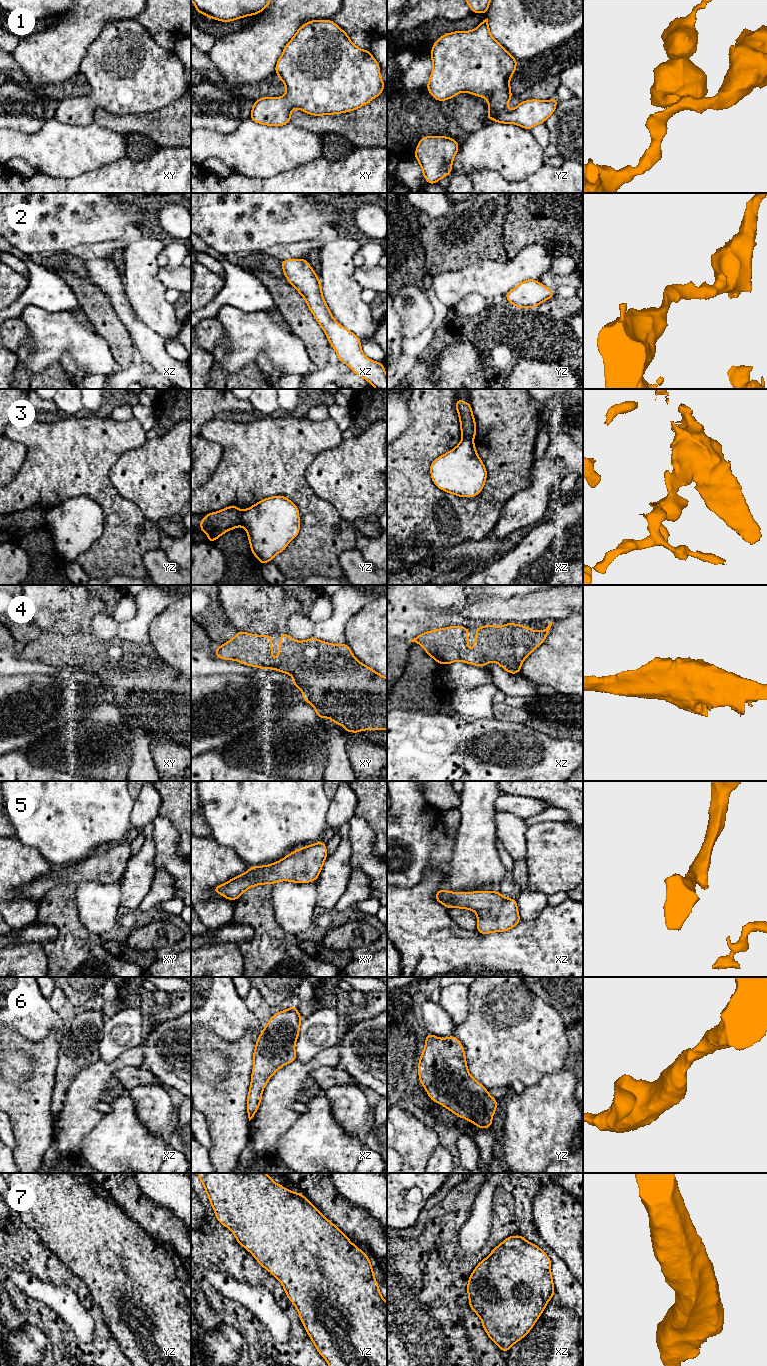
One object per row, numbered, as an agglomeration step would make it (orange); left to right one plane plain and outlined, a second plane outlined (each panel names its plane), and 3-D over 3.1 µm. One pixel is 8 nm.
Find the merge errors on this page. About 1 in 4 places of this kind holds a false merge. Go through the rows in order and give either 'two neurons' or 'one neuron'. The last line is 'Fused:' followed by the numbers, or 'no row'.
1: one neuron
2: one neuron
3: two neurons
4: one neuron
5: one neuron
6: one neuron
7: one neuron
Fused: 3

